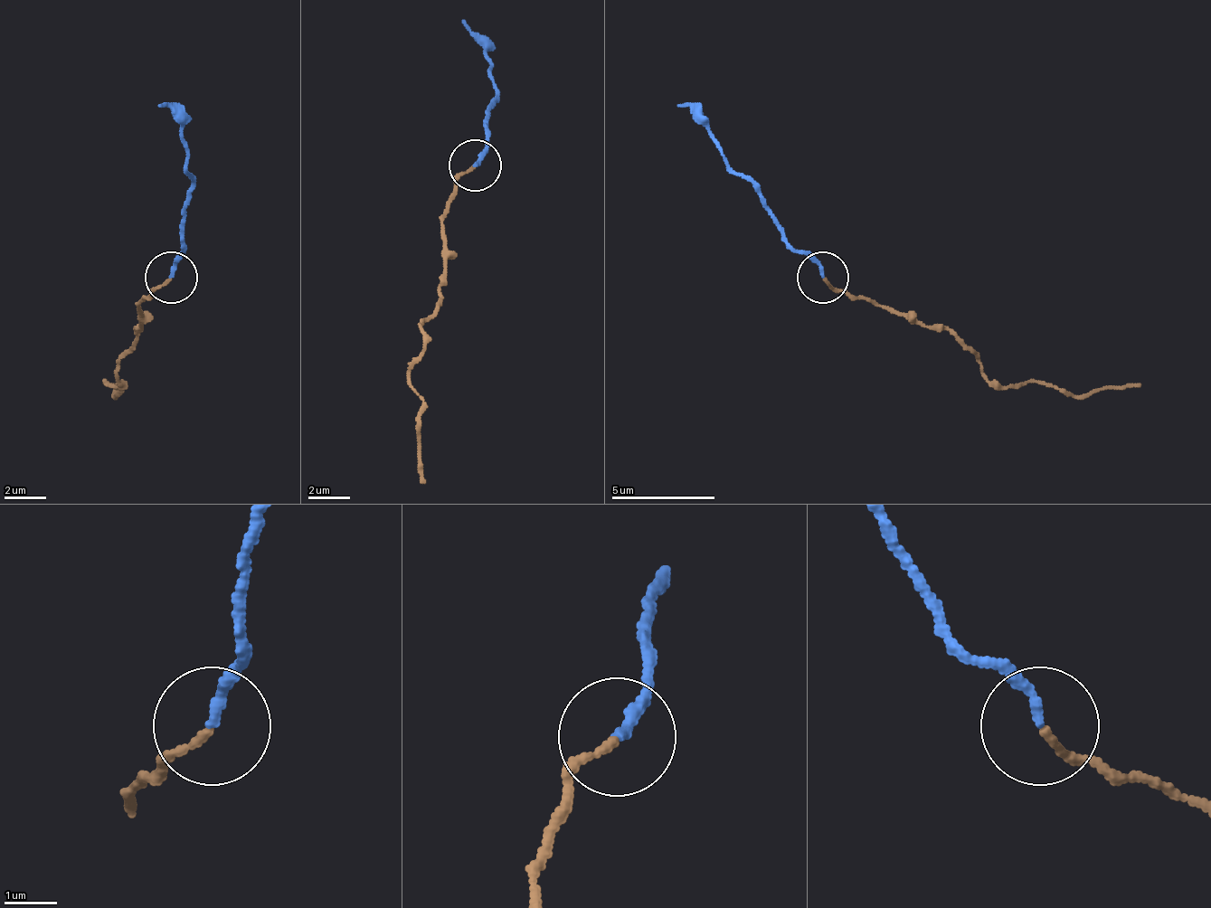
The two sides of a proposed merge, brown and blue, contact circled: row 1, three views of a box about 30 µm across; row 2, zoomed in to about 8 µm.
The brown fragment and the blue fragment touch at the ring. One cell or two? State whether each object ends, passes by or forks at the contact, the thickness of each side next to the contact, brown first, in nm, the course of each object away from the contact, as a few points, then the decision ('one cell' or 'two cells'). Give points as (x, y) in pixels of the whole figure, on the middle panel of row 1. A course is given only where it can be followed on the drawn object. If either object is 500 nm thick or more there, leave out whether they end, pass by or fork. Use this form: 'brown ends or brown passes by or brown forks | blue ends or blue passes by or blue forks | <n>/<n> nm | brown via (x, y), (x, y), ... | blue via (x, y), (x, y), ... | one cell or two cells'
brown ends | blue ends | 130/180 nm | brown via (476, 166), (450, 198), (445, 286), (424, 344), (409, 374), (419, 416), (424, 484) | blue via (476, 166), (496, 83), (487, 47), (460, 21) | two cells

